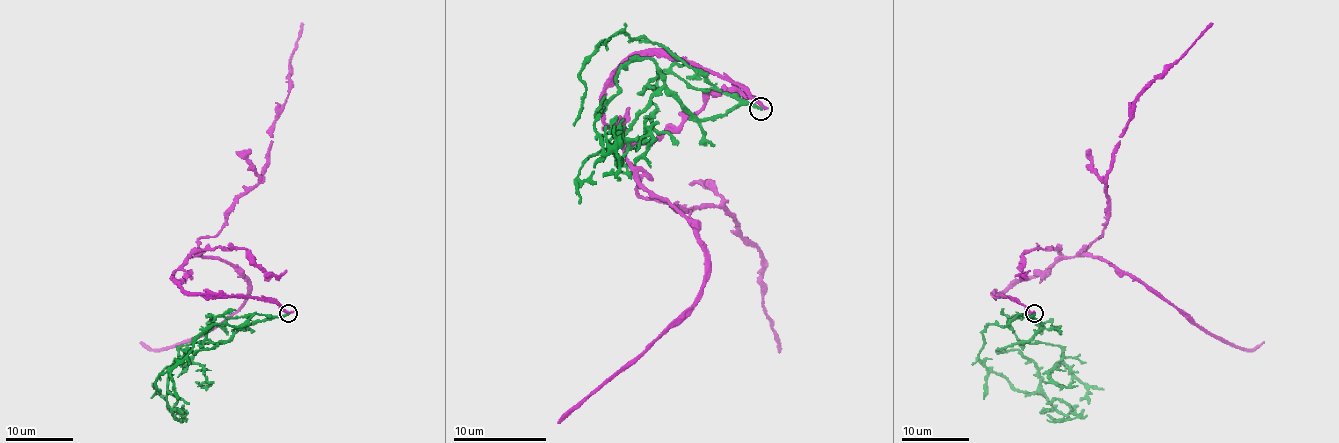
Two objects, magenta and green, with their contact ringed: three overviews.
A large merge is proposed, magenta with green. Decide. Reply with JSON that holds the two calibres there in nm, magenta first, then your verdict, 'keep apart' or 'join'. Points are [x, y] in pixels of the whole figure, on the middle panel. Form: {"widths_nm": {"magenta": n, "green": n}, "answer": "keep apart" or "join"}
{"widths_nm": {"magenta": 320, "green": 240}, "answer": "keep apart"}

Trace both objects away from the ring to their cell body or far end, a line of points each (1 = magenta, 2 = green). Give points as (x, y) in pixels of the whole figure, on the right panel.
1: (1033, 313), (1009, 298), (995, 298), (1021, 279), (1077, 257), (1101, 236), (1107, 170), (1129, 109), (1212, 23)
2: (1034, 313), (1041, 326), (997, 350), (1019, 350), (1034, 364), (1040, 391), (1070, 409), (1046, 404)

